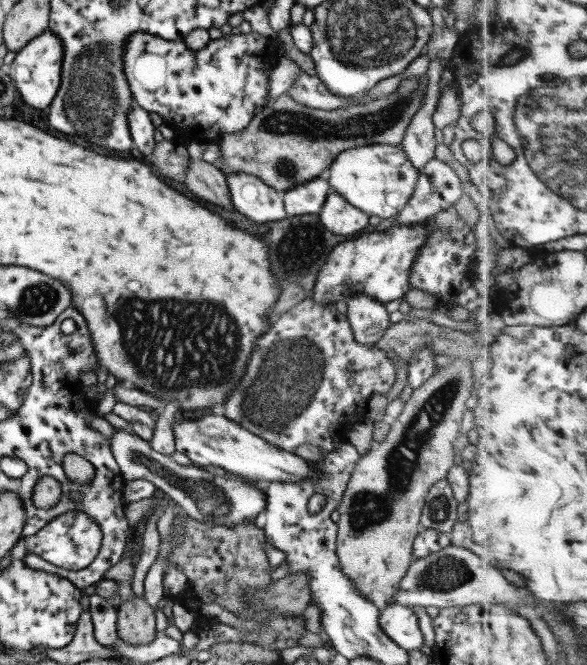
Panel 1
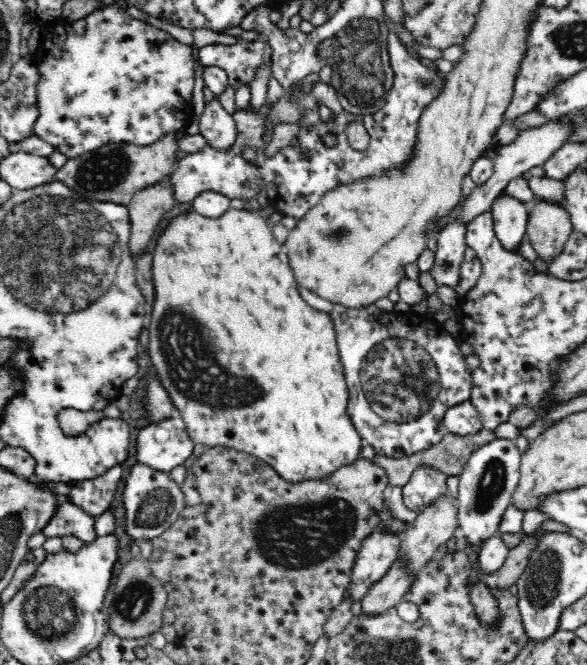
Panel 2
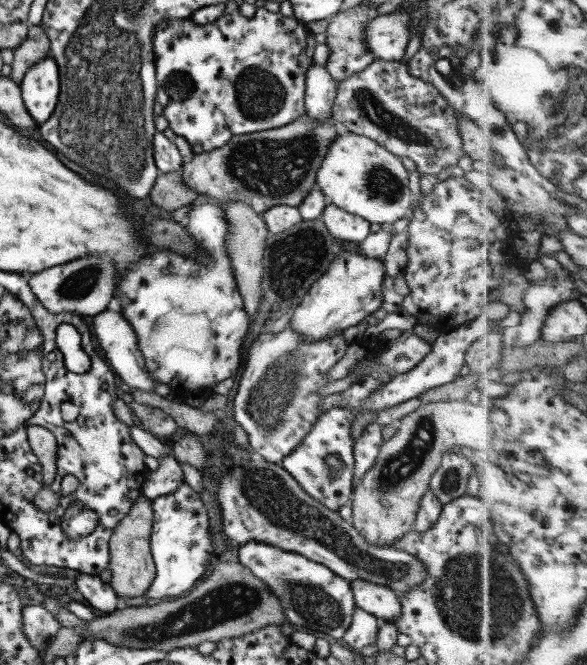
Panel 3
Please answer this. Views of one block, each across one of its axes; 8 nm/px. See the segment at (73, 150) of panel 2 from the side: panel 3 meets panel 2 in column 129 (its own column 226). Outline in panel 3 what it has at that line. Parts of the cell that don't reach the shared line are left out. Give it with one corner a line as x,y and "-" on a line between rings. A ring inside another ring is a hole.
264,7
256,8
252,17
242,16
238,10
232,11
230,15
222,14
219,18
205,24
195,23
190,18
187,19
169,19
165,23
155,25
152,38
152,47
155,55
155,100
163,107
162,116
168,122
173,134
181,136
192,150
192,154
201,154
201,152
209,152
223,146
227,141
238,134
249,134
259,132
279,126
285,126
289,122
299,119
304,113
304,88
305,88
305,72
307,68
311,68
315,63
313,60
313,48
317,46
314,34
311,33
306,23
298,21
295,17
287,17
279,11
270,12

